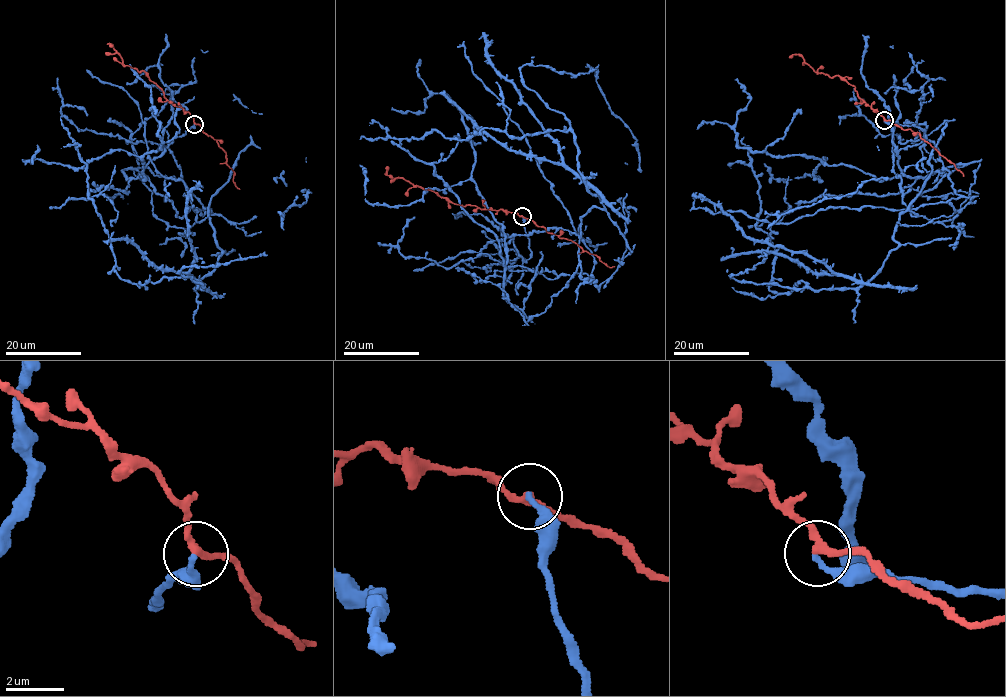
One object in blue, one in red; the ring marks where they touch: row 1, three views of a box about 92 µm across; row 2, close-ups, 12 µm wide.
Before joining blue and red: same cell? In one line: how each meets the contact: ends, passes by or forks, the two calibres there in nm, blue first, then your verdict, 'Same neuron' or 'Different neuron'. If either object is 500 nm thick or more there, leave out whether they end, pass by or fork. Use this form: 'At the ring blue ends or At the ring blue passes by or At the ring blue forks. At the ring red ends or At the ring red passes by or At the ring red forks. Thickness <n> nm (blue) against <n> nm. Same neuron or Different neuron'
At the ring blue ends. At the ring red passes by. Thickness 180 nm (blue) against 240 nm. Different neuron

